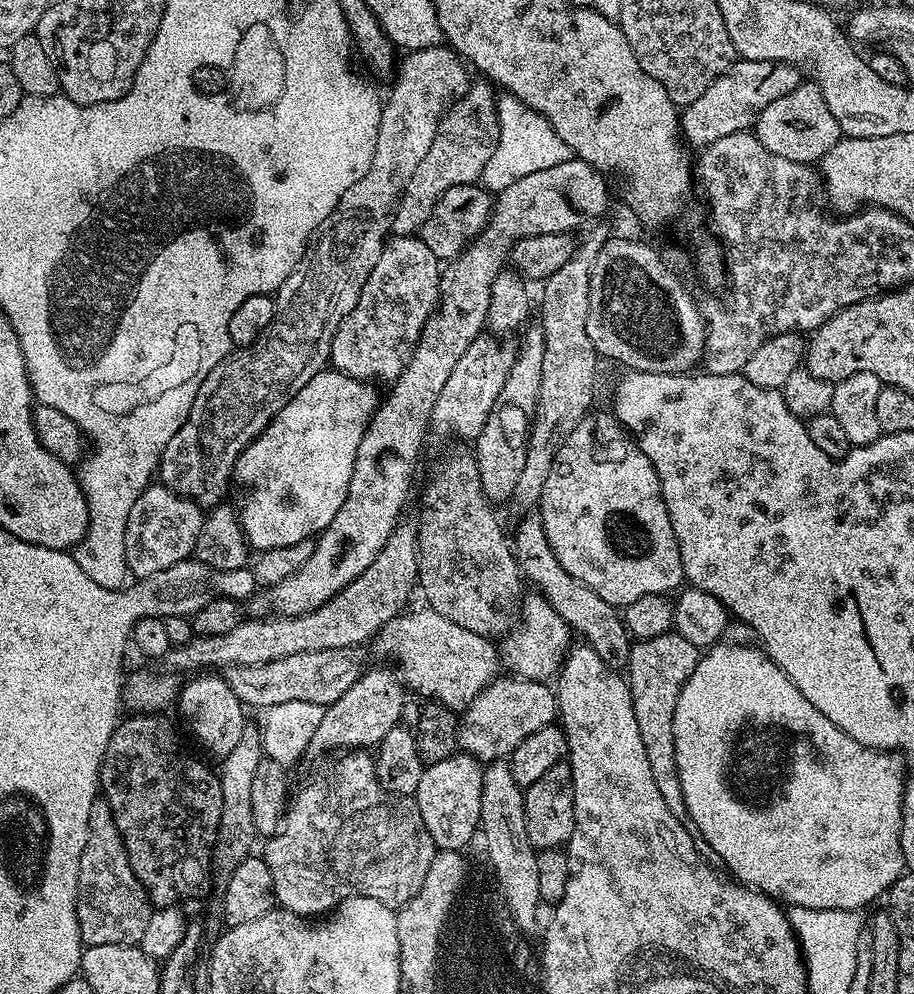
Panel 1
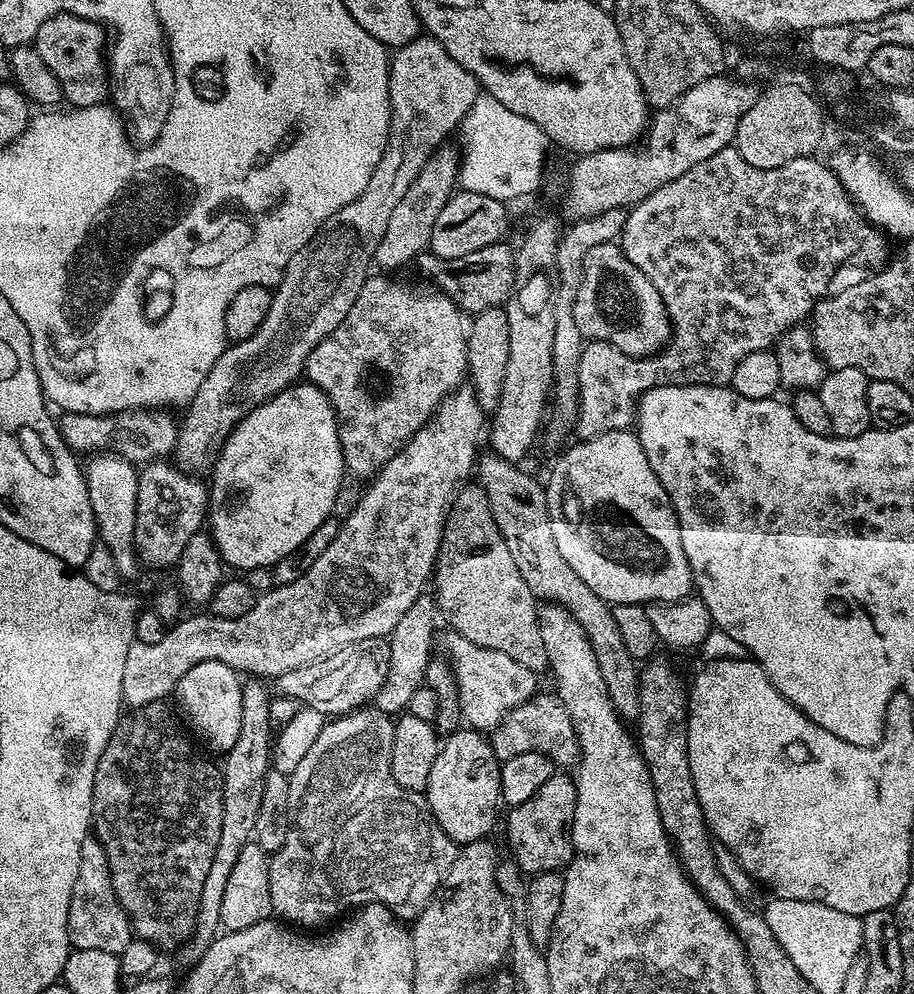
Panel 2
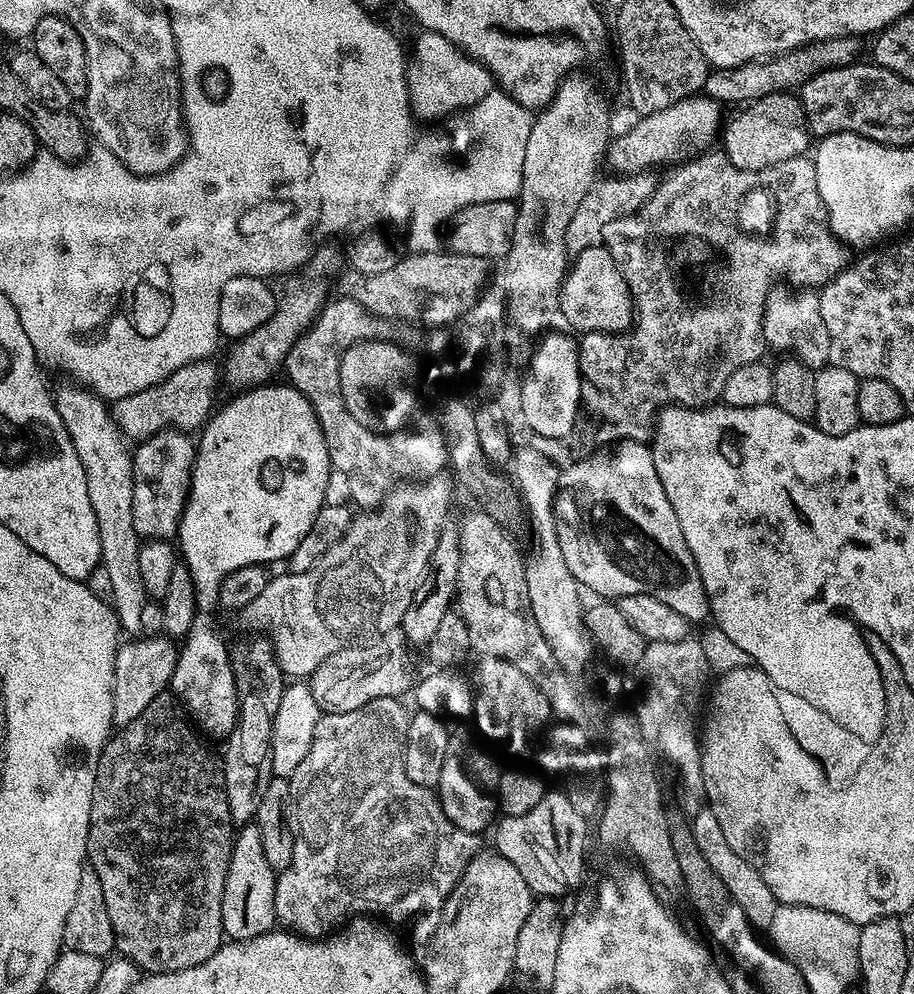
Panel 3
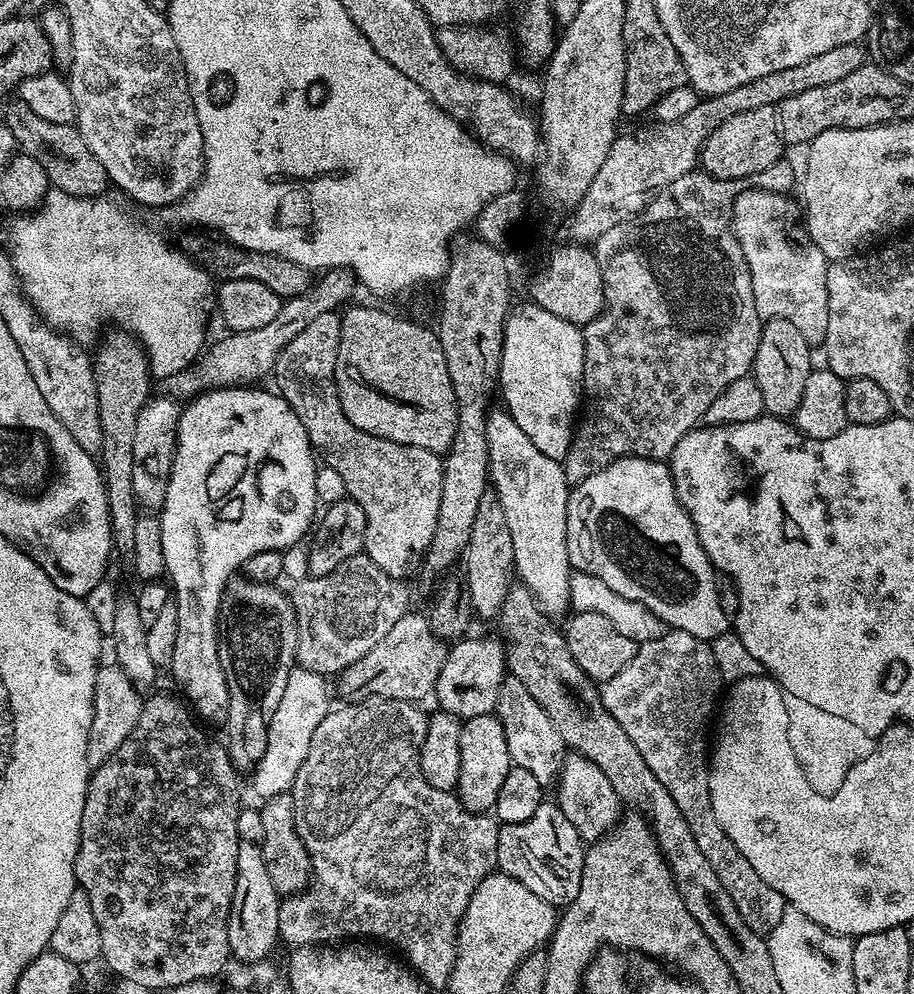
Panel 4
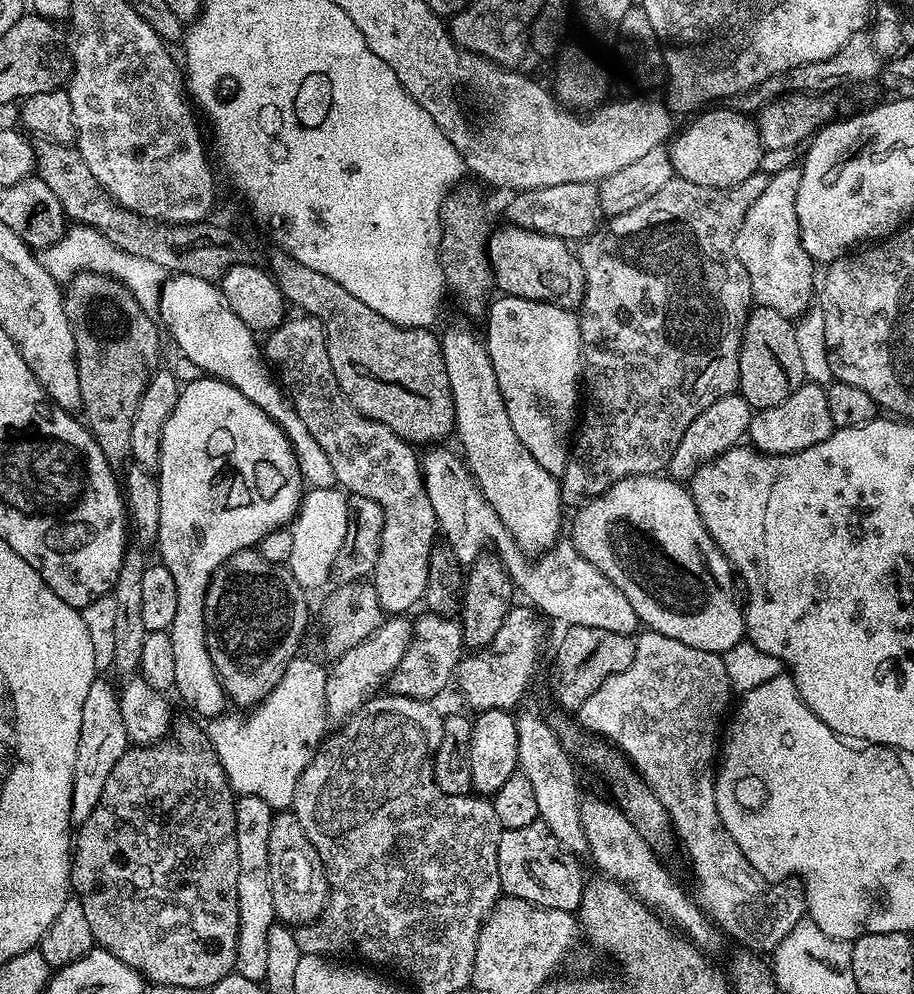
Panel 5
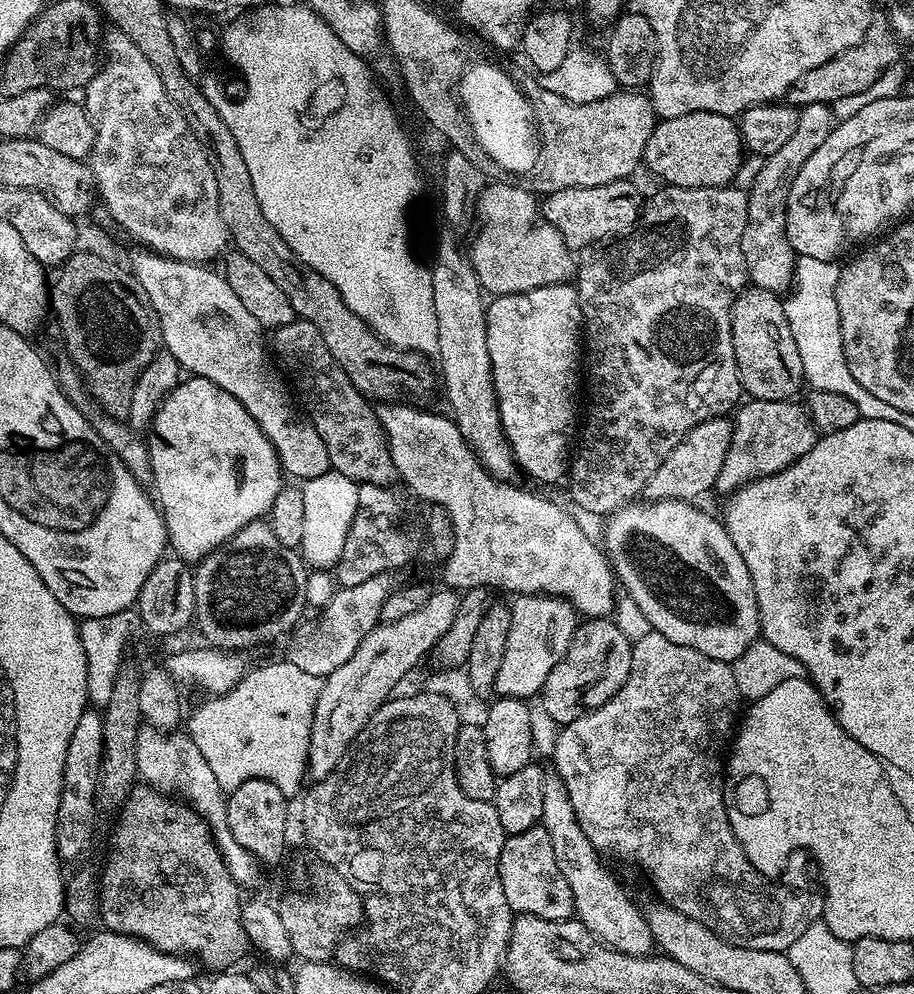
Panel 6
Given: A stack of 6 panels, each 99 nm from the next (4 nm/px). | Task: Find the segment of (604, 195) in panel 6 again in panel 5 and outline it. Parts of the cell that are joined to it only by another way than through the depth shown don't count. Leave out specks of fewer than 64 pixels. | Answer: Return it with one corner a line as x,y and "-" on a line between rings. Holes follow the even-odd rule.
566,182
564,185
542,186
541,189
517,191
512,197
507,223
517,228
557,236
565,242
583,242
602,224
600,190
595,183

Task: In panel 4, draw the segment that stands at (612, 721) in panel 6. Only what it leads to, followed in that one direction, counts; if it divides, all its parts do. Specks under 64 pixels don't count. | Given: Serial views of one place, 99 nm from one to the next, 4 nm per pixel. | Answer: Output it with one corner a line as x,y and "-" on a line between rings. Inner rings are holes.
665,631
662,638
654,638
654,642
646,642
637,647
634,658
630,658
630,666
618,670
614,678
603,681
600,688
600,700
610,714
630,734
630,742
638,746
642,758
646,758
646,766
654,770
654,778
670,790
670,798
678,802
678,810
682,810
682,818
690,826
694,838
698,842
698,850
706,854
706,862
714,866
714,874
718,874
718,882
730,894
734,906
738,906
738,914
750,926
750,930
767,934
782,922
782,914
786,910
784,894
774,886
766,886
758,876
758,870
738,854
738,846
726,838
726,830
718,826
718,818
714,818
714,806
710,802
710,782
708,781
708,765
710,763
710,732
708,736
708,719
713,716
718,708
718,701
722,696
722,679
719,674
718,663
712,653
711,643
707,640
694,638
694,634

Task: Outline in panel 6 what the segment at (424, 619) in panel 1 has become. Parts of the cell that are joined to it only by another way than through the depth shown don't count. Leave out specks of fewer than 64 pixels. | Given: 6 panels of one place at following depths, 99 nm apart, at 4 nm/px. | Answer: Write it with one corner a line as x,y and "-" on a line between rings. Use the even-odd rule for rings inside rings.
555,774
545,775
542,782
542,818
540,824
550,834
550,846
554,846
554,858
558,862
558,870
562,870
562,878
570,886
572,910
575,919
581,920
594,934
594,938
613,952
621,952
627,956
647,956
654,945
648,917
643,911
632,905
628,892
616,881
616,876
608,872
603,864
601,853
582,834
582,826
578,826
578,818
574,808
570,806
570,796
566,794
564,783

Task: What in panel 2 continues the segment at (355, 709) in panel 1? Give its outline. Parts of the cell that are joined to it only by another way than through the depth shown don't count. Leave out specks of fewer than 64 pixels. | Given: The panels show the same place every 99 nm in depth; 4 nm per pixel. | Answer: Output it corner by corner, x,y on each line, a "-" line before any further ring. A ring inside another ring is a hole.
422,594
416,599
414,606
410,606
410,610
402,614
402,622
398,622
398,626
394,626
392,635
387,637
390,646
388,677
374,697
375,707
380,711
389,714
403,713
408,707
414,690
425,687
424,675
428,663
434,658
432,635
436,632
436,620
438,621
438,607
435,599
431,595

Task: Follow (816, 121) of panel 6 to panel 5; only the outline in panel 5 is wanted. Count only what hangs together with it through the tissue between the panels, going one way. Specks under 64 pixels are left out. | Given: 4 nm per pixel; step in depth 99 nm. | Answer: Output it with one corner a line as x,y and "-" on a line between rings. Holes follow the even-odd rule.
784,168
781,172
776,172
768,180
768,185
761,190
756,196
756,201
748,208
748,213
743,213
742,219
739,221
736,230
736,256
742,262
742,266
746,266
746,274
750,274
750,290
752,291
753,301
759,307
769,308
770,310
778,310
778,314
789,318
799,318
809,311
811,302
814,300
814,284
812,288
812,268
814,269
814,261
806,254
806,250
800,245
800,231
798,230
798,214
796,213
796,199
798,198
798,182
800,181
800,168

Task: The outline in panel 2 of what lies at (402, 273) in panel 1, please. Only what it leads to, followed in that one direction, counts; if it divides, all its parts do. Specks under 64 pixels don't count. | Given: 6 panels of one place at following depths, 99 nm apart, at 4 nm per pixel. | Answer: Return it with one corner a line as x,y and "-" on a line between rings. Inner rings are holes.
369,275
368,279
364,281
364,285
358,294
358,298
354,302
354,306
350,306
346,318
340,323
338,328
335,328
326,338
322,338
322,342
318,342
318,346
314,346
314,350
310,354
310,358
304,367
307,383
321,388
330,398
332,409
336,411
338,438
342,446
342,458
344,459
345,469
347,469
351,475
353,472
356,476
368,476
367,478
375,477
376,473
384,467
384,463
391,460
392,457
407,444
412,435
431,420
433,412
435,412
436,407
444,401
444,397
450,392
455,392
457,388
465,383
466,373
468,371
468,330
470,324
463,310
458,308
455,302
439,290
419,292
416,288
407,288
404,284
395,284
394,281
387,280
384,276
387,275
-
371,368
377,368
378,371
385,372
385,374
388,375
388,393
386,393
381,400
372,400
371,394
360,385
364,380
364,375
366,375

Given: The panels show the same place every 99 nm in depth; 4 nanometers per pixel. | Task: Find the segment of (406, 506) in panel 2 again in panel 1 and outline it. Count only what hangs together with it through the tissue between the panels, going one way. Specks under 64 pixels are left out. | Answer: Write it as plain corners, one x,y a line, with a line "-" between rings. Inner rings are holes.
482,334
466,346
466,354
458,358
454,370
450,370
450,378
446,378
446,386
442,386
442,394
438,394
438,402
434,406
431,427
436,428
444,436
457,436
460,440
474,442
482,434
482,426
486,426
486,418
492,412
498,394
510,370
516,361
517,349
508,344
496,344
497,337
-
401,522
390,534
386,546
382,546
378,558
374,558
374,562
370,562
370,566
366,566
366,570
362,570
362,574
358,574
358,578
354,578
354,582
350,582
341,592
334,594
334,598
330,598
330,602
318,606
314,611
305,613
304,616
273,615
271,618
248,618
244,623
234,626
234,630
230,630
230,634
193,635
190,642
175,645
169,651
166,657
166,663
169,664
167,667
169,669
177,668
177,670
172,669
177,673
184,672
187,668
220,670
220,667
223,669
225,666
233,664
265,664
266,662
274,662
278,658
286,658
290,654
302,654
310,650
334,650
335,648
363,645
363,640
369,639
368,641
371,641
381,628
384,628
395,616
405,611
407,604
404,603
407,602
412,588
414,592
417,587
419,575
420,538
417,529
413,525
411,528
407,522

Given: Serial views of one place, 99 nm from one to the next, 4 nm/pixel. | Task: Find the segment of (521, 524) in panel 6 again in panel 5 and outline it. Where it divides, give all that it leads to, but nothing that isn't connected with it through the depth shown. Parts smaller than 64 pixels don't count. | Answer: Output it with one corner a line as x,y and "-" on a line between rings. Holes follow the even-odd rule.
432,446
427,449
428,453
423,453
424,489
430,498
430,506
434,506
439,531
454,550
460,565
475,564
481,553
493,544
495,555
508,571
513,585
519,591
521,588
528,595
527,603
549,621
557,620
563,626
594,626
623,636
632,636
641,627
626,594
622,594
622,590
618,590
618,586
614,586
598,566
586,562
571,539
561,539
543,554
529,558
508,533
502,518
494,514
494,506
486,502
463,459
455,451
452,453
450,449
440,447
444,446

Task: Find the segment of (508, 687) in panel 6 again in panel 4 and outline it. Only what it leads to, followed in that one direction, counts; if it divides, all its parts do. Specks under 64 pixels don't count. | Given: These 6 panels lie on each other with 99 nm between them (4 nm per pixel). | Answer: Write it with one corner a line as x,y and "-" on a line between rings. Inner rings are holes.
503,639
457,640
449,647
448,657
438,676
434,700
437,700
439,711
449,712
460,721
486,716
496,711
496,703
508,672
508,658

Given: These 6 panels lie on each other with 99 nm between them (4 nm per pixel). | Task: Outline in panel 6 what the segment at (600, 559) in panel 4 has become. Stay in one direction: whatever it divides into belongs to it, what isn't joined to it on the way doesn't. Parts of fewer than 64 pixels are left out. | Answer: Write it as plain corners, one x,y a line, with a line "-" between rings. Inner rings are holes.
654,500
640,503
626,504
603,521
602,551
611,565
612,574
616,577
619,587
628,598
637,603
638,609
646,616
651,631
670,638
670,642
678,642
678,646
690,646
690,650
698,650
698,654
706,654
706,658
718,658
729,662
738,659
752,643
761,639
760,615
754,584
750,582
750,570
746,570
746,562
742,562
742,554
738,554
738,548
734,546
730,534
717,517
715,520
710,513
699,512
696,509
697,505
687,500

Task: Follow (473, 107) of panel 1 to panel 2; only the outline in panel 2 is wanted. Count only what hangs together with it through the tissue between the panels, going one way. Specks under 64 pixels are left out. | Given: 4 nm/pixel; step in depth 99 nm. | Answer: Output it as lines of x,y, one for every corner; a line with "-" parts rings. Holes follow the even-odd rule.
441,146
428,157
426,166
422,166
422,170
418,174
418,178
414,178
414,182
410,182
410,190
406,190
406,194
402,194
402,198
398,202
398,206
394,206
394,214
390,214
390,222
386,222
386,230
382,234
380,241
374,245
374,264
380,270
388,270
384,268
398,268
402,264
408,264
420,251
425,251
430,242
430,234
434,230
434,221
438,219
438,214
442,210
442,206
448,201
448,197
452,195
458,184
460,174
460,165
462,156
459,151
456,152
449,146

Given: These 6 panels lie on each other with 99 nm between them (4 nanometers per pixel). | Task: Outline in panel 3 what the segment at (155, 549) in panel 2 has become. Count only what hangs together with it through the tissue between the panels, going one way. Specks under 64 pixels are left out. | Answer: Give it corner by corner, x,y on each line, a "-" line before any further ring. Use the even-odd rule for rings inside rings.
166,428
135,445
132,452
134,530
144,540
172,540
179,533
195,461
196,444
193,437
177,428

